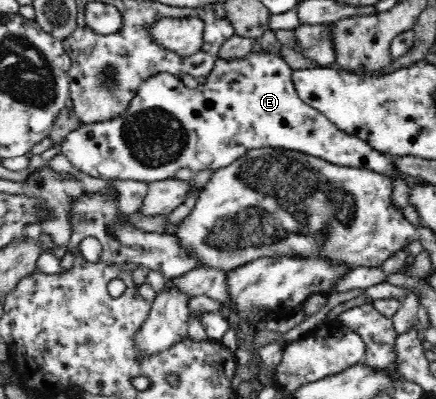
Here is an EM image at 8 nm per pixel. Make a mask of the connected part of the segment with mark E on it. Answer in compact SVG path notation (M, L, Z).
M262 50L233 58L221 51L203 85L188 88L173 75L154 76L141 85L130 109L123 116L105 123L80 124L79 129L65 137L59 150L79 171L107 181L134 179L148 184L173 178L181 168L191 169L193 174L205 169L215 171L251 149L281 147L325 158L333 164L368 169L393 181L403 179L408 185L416 183L415 179L397 168L392 156L372 149L363 139L340 131L321 111L304 103L296 91L293 75L293 69L280 55Z

